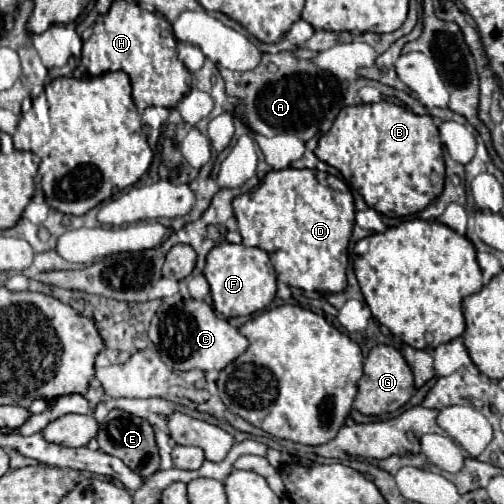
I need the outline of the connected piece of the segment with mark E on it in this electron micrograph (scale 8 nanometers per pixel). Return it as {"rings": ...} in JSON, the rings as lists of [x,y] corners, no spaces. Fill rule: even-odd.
{"rings":[[[111,410],[105,416],[105,420],[101,422],[97,442],[103,452],[121,458],[133,472],[141,474],[143,478],[147,478],[159,470],[159,450],[155,444],[155,432],[153,432],[153,426],[143,418],[131,416],[123,410]]]}

